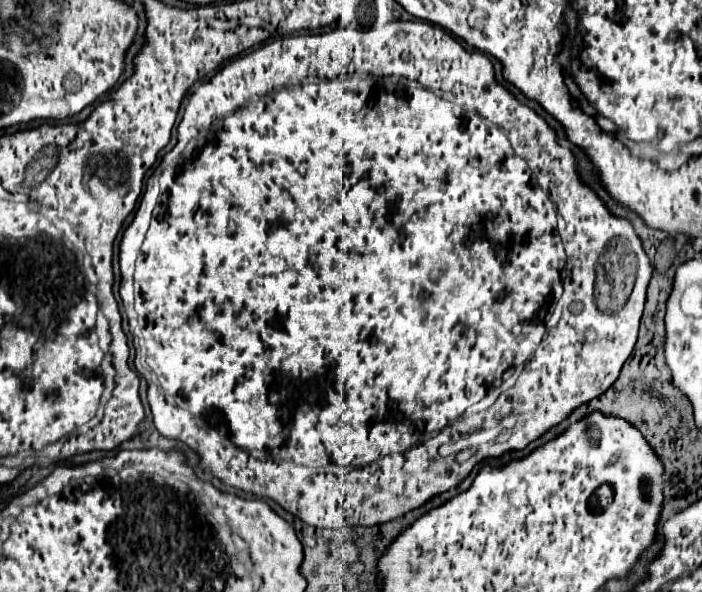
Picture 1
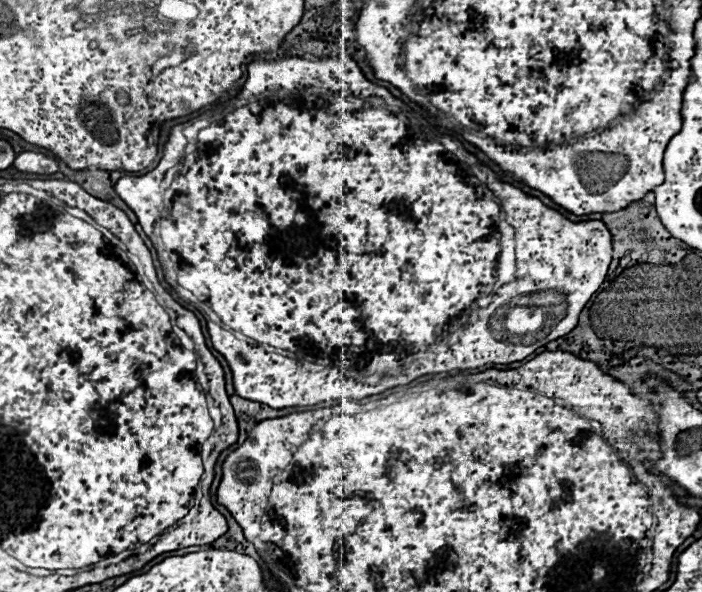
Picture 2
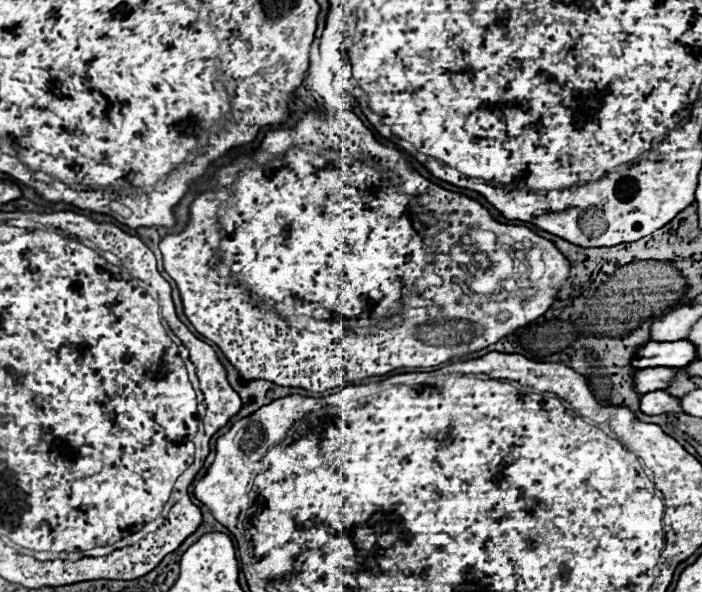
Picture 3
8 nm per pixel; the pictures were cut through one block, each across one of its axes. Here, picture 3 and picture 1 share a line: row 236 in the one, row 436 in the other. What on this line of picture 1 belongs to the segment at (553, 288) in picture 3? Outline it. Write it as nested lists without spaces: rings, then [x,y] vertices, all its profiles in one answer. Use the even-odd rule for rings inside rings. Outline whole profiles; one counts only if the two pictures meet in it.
[[[378,14],[378,18],[377,18],[377,19],[376,19],[376,22],[375,22],[375,23],[374,23],[374,26],[372,26],[372,28],[370,28],[370,29],[368,29],[368,30],[357,30],[357,29],[353,29],[353,28],[344,28],[344,29],[334,29],[334,32],[327,32],[327,33],[320,33],[320,34],[300,34],[300,36],[288,36],[288,38],[278,38],[278,40],[274,40],[274,42],[270,42],[270,44],[264,44],[264,46],[262,46],[262,48],[258,48],[258,50],[254,50],[254,52],[250,52],[250,54],[246,54],[246,56],[242,56],[242,58],[236,58],[236,60],[234,60],[234,62],[230,62],[230,64],[226,64],[226,66],[224,66],[224,68],[222,68],[222,70],[218,70],[218,72],[216,72],[216,74],[214,74],[214,76],[212,76],[212,78],[208,78],[208,80],[206,80],[206,82],[204,82],[204,84],[200,84],[200,86],[198,86],[198,88],[196,88],[196,92],[194,92],[194,94],[192,94],[192,96],[190,96],[190,100],[188,100],[188,104],[186,104],[186,108],[184,108],[184,118],[182,118],[182,122],[180,122],[180,126],[178,126],[178,144],[176,144],[176,148],[174,148],[174,150],[172,150],[172,154],[178,154],[178,156],[180,156],[180,158],[178,158],[178,160],[176,160],[176,162],[172,162],[172,164],[170,164],[170,166],[168,166],[168,168],[166,168],[166,170],[164,170],[164,172],[162,172],[162,176],[160,176],[160,189],[159,189],[159,187],[158,187],[158,186],[157,186],[157,184],[156,184],[156,181],[155,181],[155,179],[153,179],[153,178],[152,178],[152,177],[151,177],[151,178],[150,178],[150,179],[149,179],[149,181],[148,181],[148,184],[147,184],[147,189],[146,189],[146,192],[145,192],[145,193],[144,193],[144,194],[143,194],[143,197],[142,197],[142,200],[141,200],[141,203],[142,203],[142,202],[143,202],[143,205],[144,205],[144,207],[145,207],[145,208],[141,208],[141,206],[139,206],[139,208],[138,208],[138,209],[137,209],[137,210],[136,210],[136,212],[135,212],[135,217],[134,217],[134,222],[132,222],[132,224],[130,224],[130,226],[128,226],[128,228],[126,228],[126,232],[124,232],[124,238],[122,238],[122,244],[120,244],[120,270],[122,270],[122,288],[120,288],[120,290],[119,290],[119,293],[120,293],[120,296],[121,296],[121,299],[122,299],[122,301],[123,301],[123,306],[124,306],[124,310],[125,310],[125,313],[126,313],[126,314],[127,314],[127,318],[128,318],[128,320],[129,320],[129,326],[130,326],[130,331],[131,331],[131,334],[132,334],[132,336],[133,336],[133,343],[134,343],[134,346],[135,346],[135,348],[136,348],[136,356],[135,356],[135,360],[134,360],[134,365],[135,365],[135,367],[136,367],[136,369],[137,369],[137,371],[138,371],[138,373],[139,373],[139,374],[140,374],[140,375],[141,375],[141,376],[144,376],[144,378],[145,378],[145,380],[146,380],[146,381],[147,381],[147,384],[148,384],[148,390],[147,390],[147,399],[148,399],[148,402],[150,402],[150,408],[152,408],[152,414],[154,414],[154,426],[156,426],[156,428],[158,428],[158,432],[160,432],[160,434],[162,434],[162,436],[166,436],[166,438],[172,438],[172,440],[178,440],[178,442],[182,442],[182,444],[186,444],[186,446],[188,446],[188,448],[190,448],[190,450],[194,450],[194,452],[196,452],[196,454],[198,454],[198,458],[200,458],[200,462],[198,462],[198,466],[200,466],[200,468],[202,468],[202,472],[208,472],[208,474],[212,474],[212,476],[216,476],[216,478],[218,478],[218,480],[220,480],[220,482],[224,482],[224,484],[228,484],[228,486],[232,486],[232,488],[240,488],[240,490],[244,490],[244,492],[248,492],[248,494],[252,494],[252,496],[262,496],[262,498],[268,498],[268,500],[274,500],[274,502],[276,502],[276,504],[280,504],[280,506],[282,506],[282,508],[284,508],[284,510],[288,510],[288,512],[290,512],[290,514],[294,514],[294,516],[298,516],[298,518],[300,518],[300,520],[304,520],[304,522],[306,522],[306,524],[310,524],[310,526],[316,526],[316,528],[344,528],[344,526],[376,526],[376,524],[384,524],[384,522],[390,522],[390,520],[396,520],[396,518],[400,518],[400,516],[404,516],[404,514],[406,514],[406,512],[410,512],[410,510],[414,510],[414,508],[418,508],[418,506],[422,506],[422,504],[426,504],[426,502],[428,502],[428,500],[430,500],[430,498],[434,498],[434,496],[438,496],[438,494],[442,494],[442,492],[448,492],[448,490],[452,490],[452,488],[458,488],[458,484],[460,484],[460,482],[462,482],[462,480],[464,480],[464,478],[466,478],[466,476],[468,476],[468,474],[470,474],[470,472],[472,472],[472,468],[474,468],[474,466],[476,466],[476,464],[478,464],[478,462],[480,462],[480,460],[484,460],[484,458],[488,458],[488,456],[490,456],[490,458],[500,458],[500,456],[502,456],[502,454],[506,454],[506,452],[512,452],[512,450],[524,450],[524,448],[526,448],[526,446],[528,446],[528,444],[530,444],[530,442],[534,442],[534,440],[538,440],[538,438],[540,438],[540,436],[544,436],[544,434],[546,434],[546,432],[548,432],[548,430],[550,430],[550,428],[554,428],[554,426],[558,426],[558,424],[560,424],[560,422],[562,422],[562,420],[566,420],[566,418],[568,418],[568,416],[570,416],[570,414],[572,414],[572,412],[574,412],[574,410],[576,410],[576,408],[578,408],[578,406],[582,406],[582,404],[588,404],[588,402],[590,402],[590,400],[594,400],[594,398],[596,398],[596,396],[600,396],[600,394],[604,394],[604,392],[606,392],[606,390],[608,390],[608,388],[610,388],[610,386],[612,386],[612,384],[614,384],[614,382],[616,382],[616,380],[618,380],[618,376],[620,376],[620,370],[622,370],[622,366],[624,366],[624,362],[626,362],[626,360],[628,360],[628,356],[630,356],[630,354],[632,354],[632,350],[634,350],[634,344],[636,344],[636,336],[638,336],[638,326],[640,326],[640,318],[642,318],[642,310],[644,310],[644,302],[646,302],[646,288],[648,288],[648,282],[650,282],[650,278],[652,278],[652,264],[650,264],[650,260],[648,260],[648,256],[646,256],[646,252],[644,252],[644,250],[642,250],[642,242],[640,242],[640,238],[638,238],[638,236],[636,236],[636,232],[634,232],[634,228],[632,228],[632,224],[630,224],[630,222],[628,222],[628,220],[624,220],[624,218],[616,218],[616,216],[612,216],[612,214],[610,214],[610,212],[608,212],[608,208],[606,208],[606,206],[604,206],[604,202],[602,202],[602,200],[600,200],[600,198],[598,198],[598,196],[596,196],[596,194],[594,194],[594,192],[592,192],[592,190],[590,190],[590,188],[588,188],[588,186],[584,186],[584,184],[582,184],[582,182],[580,182],[580,178],[578,178],[578,174],[576,174],[576,168],[574,168],[574,156],[572,156],[572,154],[570,154],[570,150],[568,150],[568,148],[564,148],[564,146],[560,146],[560,144],[558,144],[558,138],[556,138],[556,134],[554,134],[554,130],[552,130],[552,128],[550,128],[550,126],[548,126],[548,124],[546,124],[546,120],[544,120],[544,118],[540,118],[540,116],[538,116],[538,114],[536,114],[536,112],[534,112],[534,110],[532,110],[532,108],[528,108],[528,106],[524,106],[524,104],[520,104],[520,102],[518,102],[518,100],[516,100],[516,98],[514,98],[514,96],[512,96],[512,94],[510,94],[510,92],[508,92],[508,90],[506,90],[506,88],[502,88],[502,86],[500,86],[500,84],[498,84],[498,82],[496,82],[496,80],[494,80],[494,68],[492,68],[492,64],[490,64],[490,60],[488,60],[488,58],[486,58],[486,56],[484,56],[484,54],[482,54],[482,52],[468,52],[468,50],[464,50],[464,48],[462,48],[462,46],[460,46],[460,44],[458,44],[458,42],[456,42],[456,40],[454,40],[454,38],[452,38],[452,36],[450,36],[450,34],[448,34],[448,32],[446,32],[446,30],[442,30],[442,28],[440,28],[440,26],[434,26],[434,24],[428,24],[428,22],[396,22],[396,20],[390,20],[390,18],[388,18],[388,14]],[[388,24],[392,24],[392,34],[388,34]],[[384,28],[386,28],[386,30],[384,30]],[[382,30],[384,30],[384,32],[386,32],[386,34],[382,34],[382,36],[380,36],[380,32],[382,32]],[[378,38],[382,38],[382,44],[384,44],[384,46],[380,46],[380,48],[378,48],[378,44],[376,44],[376,40],[378,40]],[[382,50],[384,50],[384,52],[382,52]],[[386,50],[388,50],[388,52],[386,52]],[[392,50],[396,50],[396,52],[392,52]],[[412,62],[416,62],[416,66],[410,66],[410,64],[412,64]],[[398,74],[404,74],[404,78],[400,78],[400,76],[398,76]],[[406,78],[412,78],[412,80],[406,80]],[[426,78],[428,78],[428,80],[426,80]],[[422,84],[424,84],[424,86],[422,86]],[[474,110],[480,110],[480,114],[484,114],[484,118],[488,118],[488,120],[484,120],[484,118],[480,118],[480,116],[478,116],[478,114],[476,114],[476,112],[474,112]],[[530,168],[532,168],[532,170],[530,170]],[[536,170],[538,170],[538,176],[534,176],[534,174],[536,174]],[[536,178],[538,178],[538,180],[536,180]],[[540,180],[542,180],[542,182],[540,182]],[[538,184],[540,184],[540,186],[538,186]],[[544,188],[548,188],[548,190],[550,190],[550,194],[552,194],[552,196],[554,196],[554,202],[550,202],[550,198],[548,198],[548,196],[546,196],[546,194],[544,194],[544,192],[542,192],[542,190],[544,190]],[[160,190],[162,190],[162,192],[160,192]],[[159,198],[160,198],[160,200],[159,200]],[[554,206],[556,206],[556,210],[558,210],[558,214],[560,214],[560,216],[562,216],[562,220],[564,220],[564,230],[556,230],[556,210],[554,210]],[[155,207],[156,207],[156,208],[155,208]],[[153,211],[154,211],[154,216],[152,216],[152,215],[153,215]],[[151,218],[152,218],[152,220],[151,220]],[[149,225],[150,225],[150,226],[149,226]],[[147,230],[148,230],[148,232],[147,232]],[[558,234],[560,234],[560,236],[558,236]],[[145,235],[146,235],[146,238],[145,238]],[[560,238],[562,238],[562,242],[560,242]],[[616,238],[620,238],[620,240],[626,240],[626,242],[628,242],[628,248],[630,248],[630,250],[632,250],[632,252],[634,252],[634,254],[640,254],[640,268],[638,268],[638,272],[636,272],[636,284],[634,284],[634,290],[632,290],[632,294],[630,294],[630,298],[628,298],[628,302],[626,302],[626,304],[624,304],[624,308],[620,308],[620,310],[616,310],[616,312],[612,312],[612,314],[606,314],[606,312],[600,312],[600,310],[598,310],[598,308],[596,308],[596,298],[594,298],[594,278],[596,278],[596,264],[598,264],[598,260],[600,260],[600,258],[602,258],[602,256],[604,256],[604,254],[606,254],[606,248],[608,248],[608,244],[610,244],[610,242],[612,242],[612,240],[616,240]],[[143,241],[144,241],[144,244],[142,244],[142,243],[143,243]],[[563,244],[564,244],[564,247],[563,247]],[[141,246],[142,246],[142,252],[140,252],[140,249],[141,249]],[[565,250],[566,250],[566,253],[565,253]],[[138,254],[140,254],[140,256],[138,256]],[[136,258],[138,258],[138,260],[136,260]],[[567,258],[568,258],[568,262],[567,262]],[[134,262],[136,262],[136,264],[134,264]],[[564,266],[566,266],[566,270],[564,270]],[[550,267],[555,267],[555,268],[550,268]],[[134,268],[136,268],[136,274],[134,274]],[[562,270],[564,270],[564,274],[566,274],[566,294],[564,294],[564,296],[562,296],[562,280],[560,280],[560,274],[562,274]],[[560,296],[562,296],[562,300],[560,300]],[[558,300],[560,300],[560,308],[562,308],[562,310],[560,310],[560,318],[558,318],[558,322],[556,322],[556,324],[554,324],[554,326],[548,326],[548,330],[546,330],[546,326],[544,326],[544,324],[548,324],[548,320],[550,320],[550,316],[552,316],[552,312],[554,312],[554,308],[556,308],[556,304],[558,304]],[[482,316],[484,316],[484,320],[486,320],[486,322],[484,322],[484,328],[482,328]],[[530,318],[532,318],[532,320],[530,320]],[[520,320],[522,320],[522,322],[520,322]],[[516,328],[518,328],[518,330],[516,330]],[[544,334],[546,334],[546,338],[544,338]],[[527,362],[528,362],[528,364],[526,364],[526,363],[527,363]],[[525,364],[526,364],[526,366],[525,366]],[[510,370],[514,370],[514,372],[513,372],[513,374],[512,374],[512,375],[511,375],[511,376],[510,376],[510,377],[508,377],[508,378],[507,378],[507,379],[506,379],[506,380],[503,380],[503,382],[502,382],[502,383],[501,383],[501,385],[500,385],[500,386],[499,386],[499,387],[497,387],[497,386],[498,386],[498,384],[500,384],[500,380],[502,380],[502,376],[504,376],[504,372],[510,372]],[[521,373],[522,373],[522,374],[521,374]],[[519,376],[520,376],[520,378],[519,378]],[[450,378],[452,378],[452,384],[446,384],[446,380],[450,380]],[[495,386],[496,386],[496,387],[495,387]],[[509,389],[510,389],[510,390],[509,390]],[[506,390],[509,390],[509,394],[501,394],[501,393],[503,393],[503,392],[504,392],[504,391],[506,391]],[[486,392],[487,392],[487,394],[486,394]],[[500,394],[501,394],[501,395],[500,395]],[[499,395],[500,395],[500,396],[499,396]],[[171,396],[174,396],[174,398],[175,398],[175,401],[176,401],[176,402],[172,402],[172,400],[170,400],[170,398],[171,398],[171,399],[172,399],[172,397],[171,397]],[[484,396],[485,396],[485,397],[484,397]],[[482,398],[483,398],[483,399],[482,399]],[[497,398],[498,398],[498,399],[497,399]],[[486,399],[487,399],[487,400],[486,400]],[[496,399],[497,399],[497,400],[496,400]],[[480,400],[481,400],[481,401],[480,401]],[[495,400],[496,400],[496,402],[495,402]],[[476,402],[477,402],[477,403],[476,403]],[[489,402],[490,402],[490,403],[491,403],[491,404],[490,404],[490,405],[489,405]],[[494,402],[495,402],[495,404],[494,404],[494,405],[493,405],[493,403],[494,403]],[[486,403],[488,403],[488,404],[486,404]],[[176,404],[178,404],[178,406],[176,406]],[[472,404],[473,404],[473,405],[472,405]],[[492,405],[493,405],[493,406],[492,406]],[[468,406],[470,406],[470,407],[468,407]],[[466,408],[467,408],[467,409],[466,409]],[[486,408],[487,408],[487,409],[486,409]],[[464,410],[465,410],[465,412],[464,412]],[[511,413],[512,413],[512,414],[511,414]],[[476,414],[482,414],[482,415],[481,415],[481,416],[483,416],[483,417],[484,417],[484,419],[485,419],[485,420],[484,420],[484,422],[483,422],[483,424],[482,424],[482,426],[481,426],[481,428],[480,428],[480,430],[479,430],[479,431],[478,431],[478,432],[471,432],[471,431],[464,431],[464,430],[465,430],[465,428],[462,428],[462,427],[465,427],[465,426],[464,426],[464,425],[465,425],[465,424],[466,424],[466,425],[467,425],[467,424],[468,424],[468,422],[469,422],[469,424],[470,424],[470,422],[474,422],[474,421],[473,421],[473,419],[471,419],[471,420],[467,420],[467,419],[469,419],[469,418],[470,418],[470,417],[473,417],[473,416],[474,416],[474,415],[476,415]],[[513,414],[516,414],[516,416],[518,416],[518,424],[516,424],[516,422],[517,422],[517,417],[516,417],[516,416],[514,416],[514,415],[513,415]],[[458,416],[460,416],[460,417],[459,417],[459,419],[456,419],[456,418],[458,418]],[[450,420],[454,420],[454,421],[455,421],[455,424],[453,424],[453,425],[451,425],[451,427],[450,427],[450,426],[446,426],[446,424],[448,424],[448,422],[450,422]],[[198,422],[208,422],[208,424],[198,424]],[[214,422],[218,422],[218,424],[214,424]],[[222,422],[224,422],[224,424],[222,424]],[[462,424],[463,424],[463,426],[462,426]],[[515,424],[516,424],[516,426],[514,426],[514,425],[515,425]],[[168,426],[170,426],[170,428],[168,428]],[[444,426],[446,426],[446,427],[444,427]],[[513,426],[514,426],[514,428],[512,428],[512,430],[510,430],[510,440],[508,440],[508,442],[504,442],[504,444],[494,444],[494,442],[489,442],[489,441],[493,441],[493,440],[495,440],[495,438],[496,438],[496,437],[497,437],[497,436],[498,436],[498,435],[499,435],[499,434],[500,434],[500,433],[501,433],[501,431],[503,431],[503,429],[509,429],[509,428],[511,428],[511,427],[513,427]],[[460,427],[461,427],[461,428],[460,428]],[[442,428],[443,428],[443,429],[442,429]],[[483,429],[484,429],[484,430],[483,430]],[[436,430],[440,430],[440,432],[439,432],[439,433],[438,433],[438,434],[437,434],[437,435],[435,435],[435,436],[432,436],[432,437],[430,437],[430,436],[429,436],[429,434],[430,434],[430,432],[436,432]],[[479,432],[480,432],[480,433],[479,433]],[[459,435],[460,435],[460,436],[459,436]],[[487,442],[488,442],[488,444],[484,444],[484,443],[487,443]],[[481,444],[482,444],[482,446],[480,446],[480,445],[481,445]],[[479,446],[480,446],[480,448],[478,448],[478,447],[479,447]],[[450,448],[451,448],[451,451],[450,451]],[[477,448],[478,448],[478,452],[476,452],[476,454],[474,454],[474,453],[475,453],[475,451],[476,451],[476,449],[477,449]],[[461,450],[463,450],[463,454],[459,454],[459,459],[458,459],[458,462],[456,462],[456,460],[454,460],[454,456],[448,456],[448,455],[453,455],[453,454],[456,454],[456,453],[458,453],[458,452],[460,452],[460,451],[461,451]],[[442,452],[443,452],[443,453],[442,453]],[[444,452],[447,452],[447,453],[444,453]],[[473,454],[474,454],[474,456],[472,456],[472,455],[473,455]],[[446,456],[448,456],[448,458],[442,458],[442,457],[446,457]],[[471,456],[472,456],[472,458],[470,458],[470,457],[471,457]],[[469,458],[470,458],[470,460],[468,460],[468,459],[469,459]],[[465,461],[466,461],[466,462],[465,462]],[[463,462],[464,462],[464,464],[458,464],[458,463],[463,463]],[[432,470],[434,470],[434,472],[433,472],[433,471],[432,471]]]

